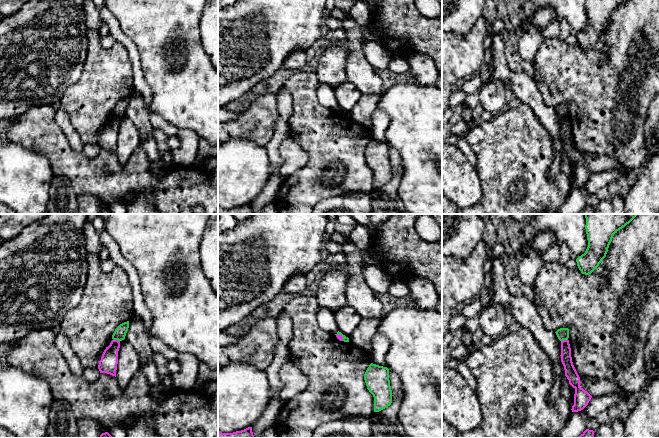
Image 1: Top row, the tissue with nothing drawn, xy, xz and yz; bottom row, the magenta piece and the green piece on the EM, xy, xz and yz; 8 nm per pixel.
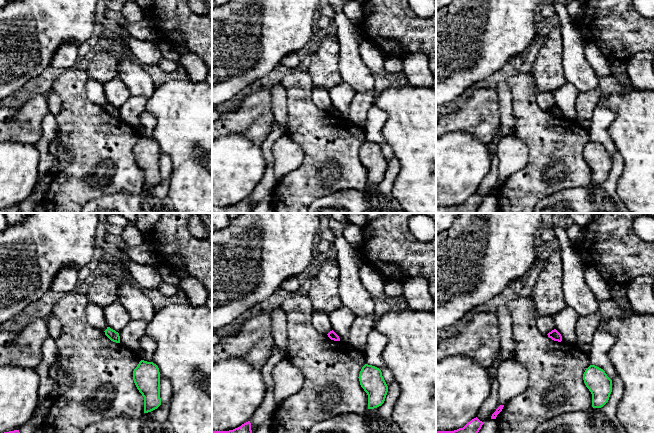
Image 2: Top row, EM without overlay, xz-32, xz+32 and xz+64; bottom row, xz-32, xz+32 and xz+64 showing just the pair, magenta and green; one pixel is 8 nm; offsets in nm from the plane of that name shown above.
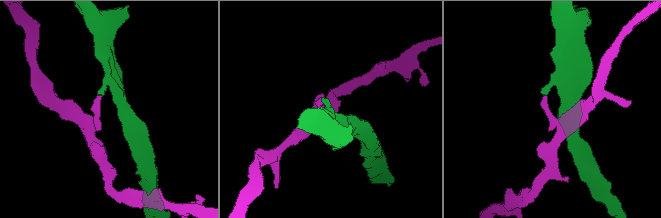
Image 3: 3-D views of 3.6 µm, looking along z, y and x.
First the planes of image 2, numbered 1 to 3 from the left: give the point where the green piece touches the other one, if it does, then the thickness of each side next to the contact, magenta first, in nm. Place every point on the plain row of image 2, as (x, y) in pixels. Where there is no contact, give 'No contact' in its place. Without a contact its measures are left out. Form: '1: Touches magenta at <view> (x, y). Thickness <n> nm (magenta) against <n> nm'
1: No contact
2: No contact
3: No contact

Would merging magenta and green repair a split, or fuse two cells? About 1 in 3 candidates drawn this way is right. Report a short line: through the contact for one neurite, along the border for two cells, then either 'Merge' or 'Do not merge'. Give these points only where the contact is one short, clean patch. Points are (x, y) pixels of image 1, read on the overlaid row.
Line: xy (113, 339), (119, 341). Do not merge

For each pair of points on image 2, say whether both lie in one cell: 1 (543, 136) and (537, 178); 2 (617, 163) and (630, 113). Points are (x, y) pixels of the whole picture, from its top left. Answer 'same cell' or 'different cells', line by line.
1: same cell
2: different cells

